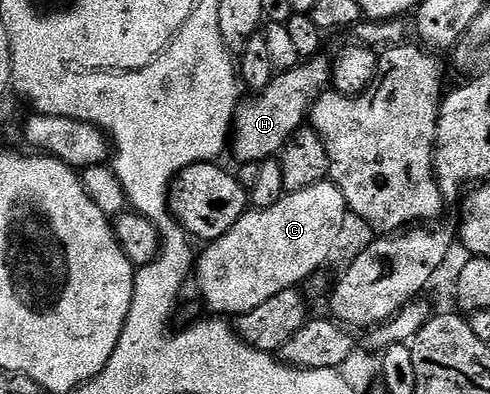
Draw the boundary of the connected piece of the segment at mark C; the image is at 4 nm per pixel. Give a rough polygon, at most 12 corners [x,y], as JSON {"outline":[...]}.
{"outline":[[326,178],[246,211],[195,264],[210,313],[304,285],[347,209]]}

